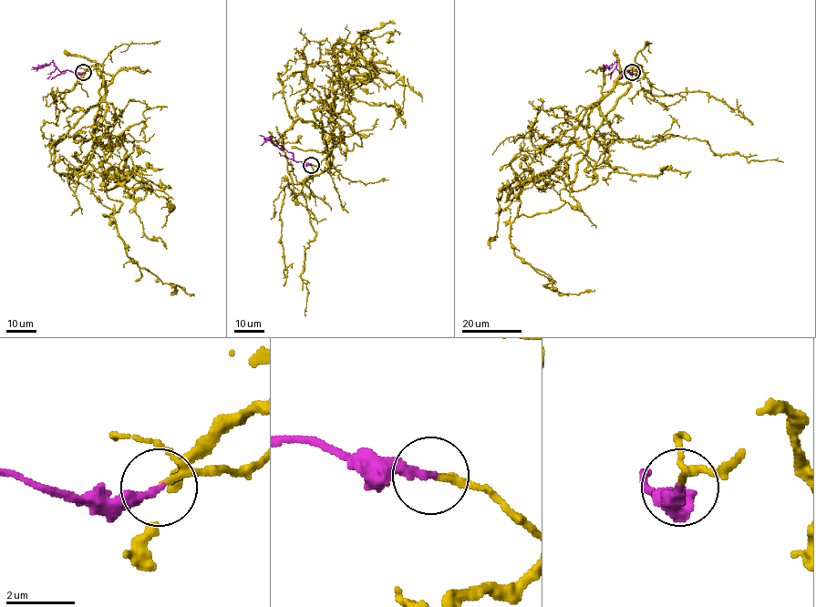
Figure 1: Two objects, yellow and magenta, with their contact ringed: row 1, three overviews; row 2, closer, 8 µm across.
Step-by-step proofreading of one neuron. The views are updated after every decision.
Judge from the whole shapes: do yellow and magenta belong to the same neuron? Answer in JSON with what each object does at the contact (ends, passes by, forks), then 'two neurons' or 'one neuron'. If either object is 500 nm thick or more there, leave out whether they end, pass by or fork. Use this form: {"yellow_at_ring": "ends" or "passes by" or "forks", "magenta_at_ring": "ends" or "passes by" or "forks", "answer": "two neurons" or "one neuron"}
{"yellow_at_ring": "passes by", "magenta_at_ring": "ends", "answer": "one neuron"}

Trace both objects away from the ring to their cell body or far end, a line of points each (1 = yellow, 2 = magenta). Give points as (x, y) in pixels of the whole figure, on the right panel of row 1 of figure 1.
1: (631, 72), (564, 202), (510, 231), (550, 289), (594, 290)
2: (631, 72), (619, 73), (615, 62), (602, 69)

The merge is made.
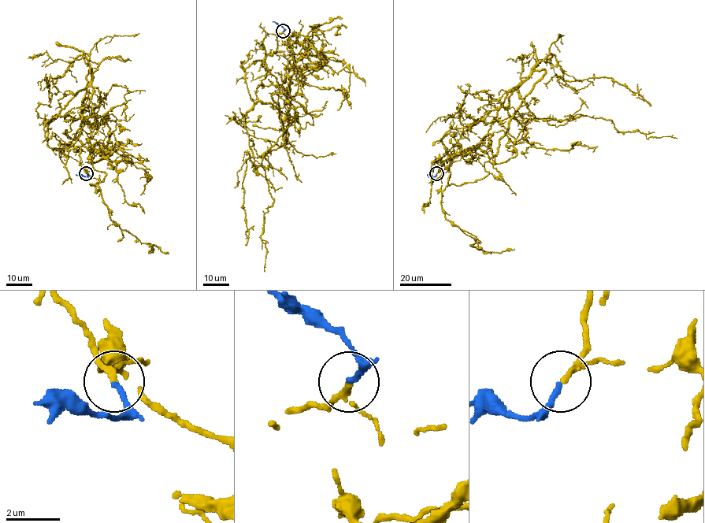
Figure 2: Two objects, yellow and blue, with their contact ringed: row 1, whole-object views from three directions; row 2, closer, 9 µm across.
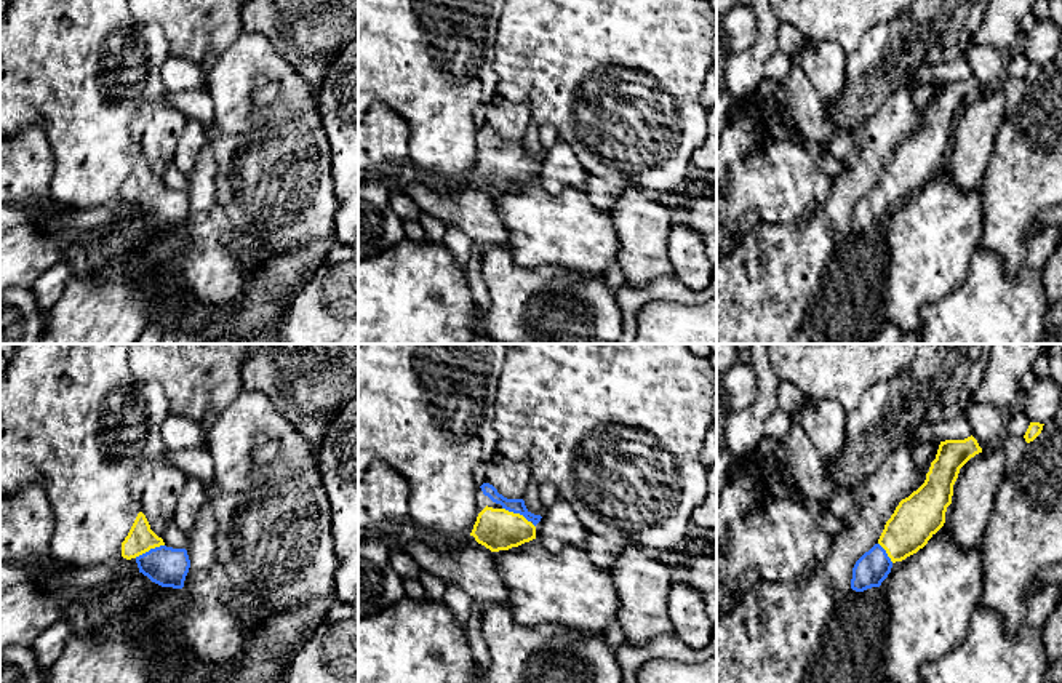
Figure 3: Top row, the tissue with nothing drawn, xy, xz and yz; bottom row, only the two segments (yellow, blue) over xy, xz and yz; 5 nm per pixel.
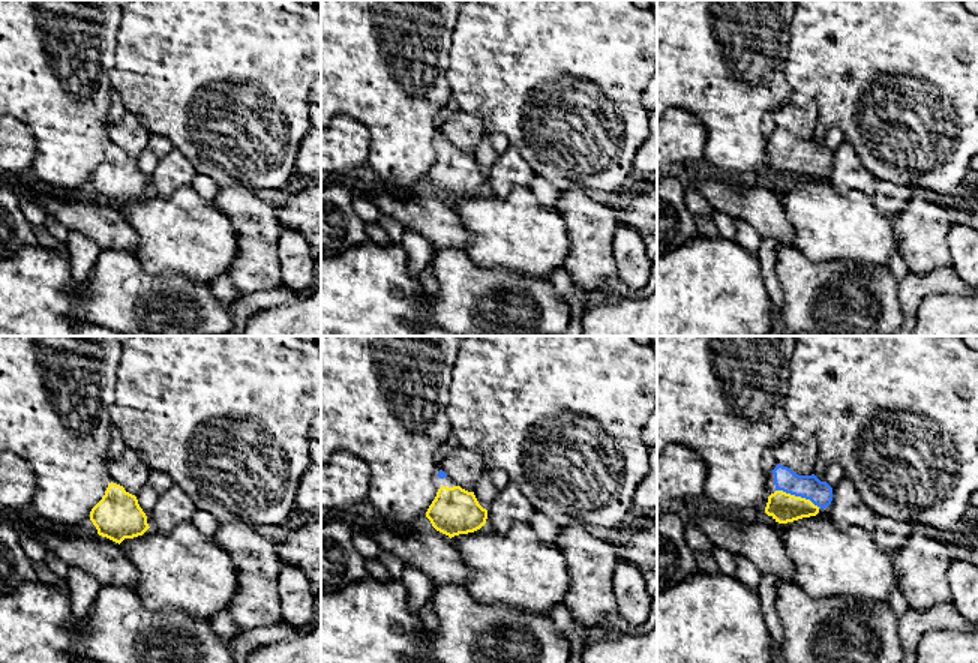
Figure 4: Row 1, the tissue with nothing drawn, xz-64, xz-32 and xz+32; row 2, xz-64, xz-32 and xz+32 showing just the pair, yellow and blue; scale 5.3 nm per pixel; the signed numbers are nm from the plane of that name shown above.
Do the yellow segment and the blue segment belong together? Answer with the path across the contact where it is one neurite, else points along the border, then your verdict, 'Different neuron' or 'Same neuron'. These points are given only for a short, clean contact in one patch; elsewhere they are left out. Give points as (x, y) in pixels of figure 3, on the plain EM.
Path across: xz (498, 171), (504, 170), (519, 155), (517, 147). Same neuron

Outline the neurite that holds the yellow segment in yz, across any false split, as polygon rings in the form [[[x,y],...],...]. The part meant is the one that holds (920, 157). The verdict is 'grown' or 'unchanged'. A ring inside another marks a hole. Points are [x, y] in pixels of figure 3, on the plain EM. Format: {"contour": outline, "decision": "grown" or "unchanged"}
{"contour": [[[972,77],[940,83],[924,125],[899,144],[878,184],[856,203],[852,232],[880,229],[896,203],[905,202],[928,186],[945,165],[960,110],[979,94],[982,90]]], "decision": "grown"}

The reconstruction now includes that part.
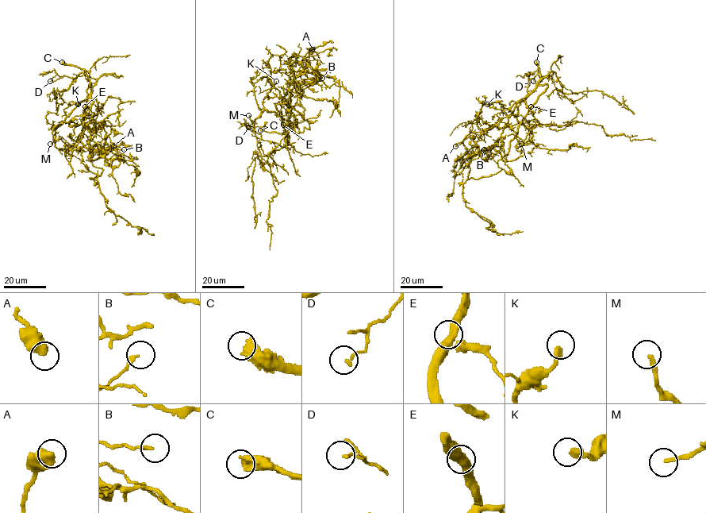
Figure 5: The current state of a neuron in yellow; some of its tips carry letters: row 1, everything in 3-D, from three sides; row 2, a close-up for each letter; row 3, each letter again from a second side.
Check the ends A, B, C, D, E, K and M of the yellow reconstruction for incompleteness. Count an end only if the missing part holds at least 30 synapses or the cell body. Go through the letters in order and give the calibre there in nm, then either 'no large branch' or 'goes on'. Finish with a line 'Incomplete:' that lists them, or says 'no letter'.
A: 550 nm thick; no large branch
B: 180 nm thick; no large branch
C: 550 nm thick; goes on
D: 140 nm thick; no large branch
E: 440 nm thick; no large branch
K: 360 nm thick; no large branch
M: 200 nm thick; goes on
Incomplete: C, M

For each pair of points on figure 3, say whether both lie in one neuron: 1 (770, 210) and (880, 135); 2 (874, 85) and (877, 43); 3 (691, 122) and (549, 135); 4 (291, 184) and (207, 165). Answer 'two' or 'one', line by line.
1: two
2: one
3: two
4: two

